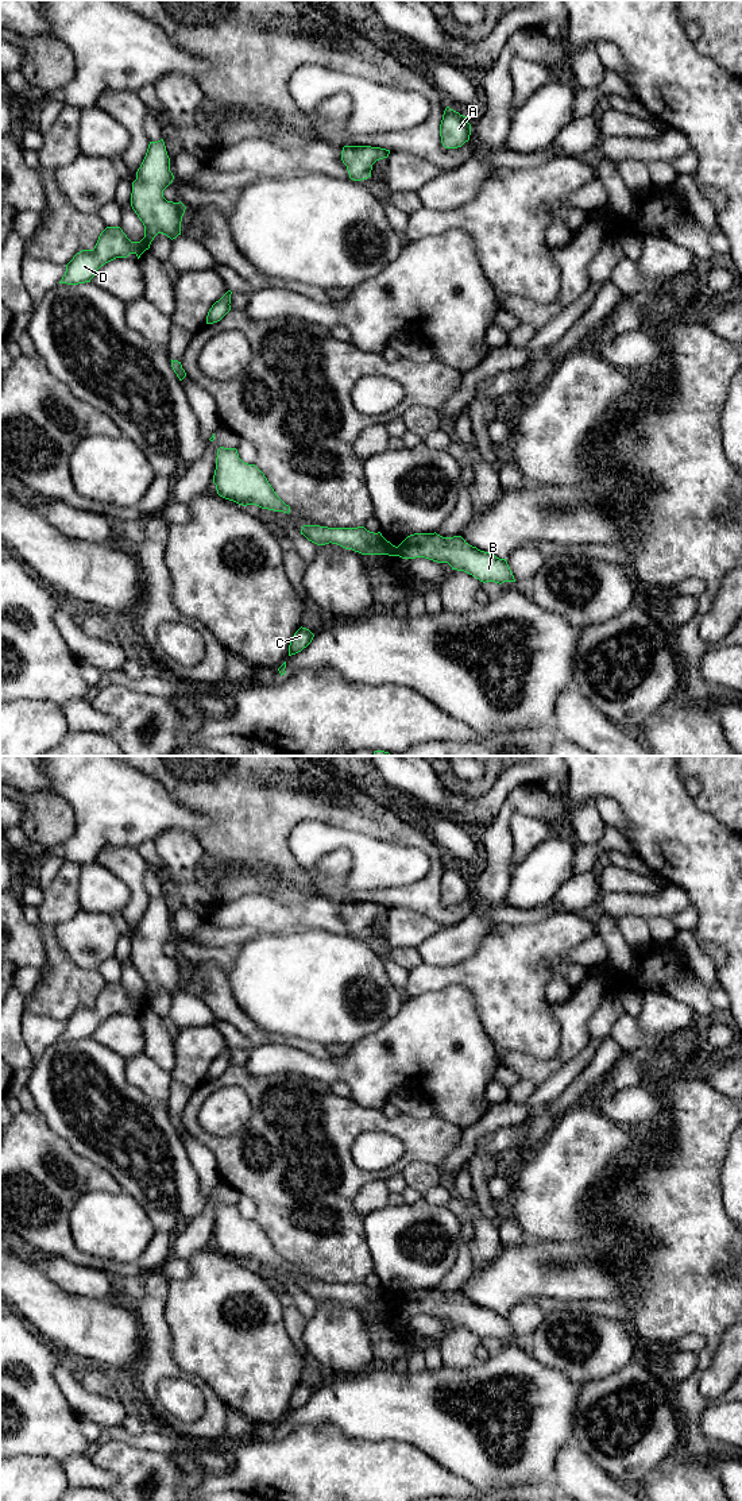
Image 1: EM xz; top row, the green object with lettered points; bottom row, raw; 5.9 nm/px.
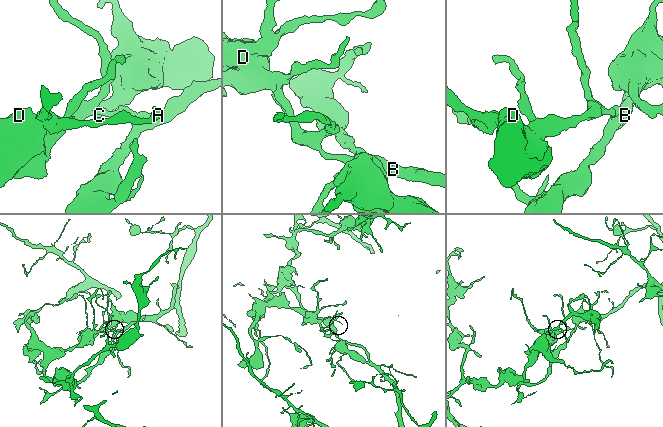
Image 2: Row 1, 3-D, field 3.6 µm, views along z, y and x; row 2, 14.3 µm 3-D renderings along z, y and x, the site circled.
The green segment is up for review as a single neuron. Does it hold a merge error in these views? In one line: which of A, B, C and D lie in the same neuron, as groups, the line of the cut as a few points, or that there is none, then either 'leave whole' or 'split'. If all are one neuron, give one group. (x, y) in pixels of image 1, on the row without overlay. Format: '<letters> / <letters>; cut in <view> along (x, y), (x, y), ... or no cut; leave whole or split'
A D / B C; cut in xz along (397, 1303), (400, 1311); split

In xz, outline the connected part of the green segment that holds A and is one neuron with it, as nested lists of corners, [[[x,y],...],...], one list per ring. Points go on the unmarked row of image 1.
[[[447,863],[440,880],[443,902],[445,904],[461,903],[465,898],[469,896],[469,891],[471,880],[468,879],[467,872],[463,872]]]

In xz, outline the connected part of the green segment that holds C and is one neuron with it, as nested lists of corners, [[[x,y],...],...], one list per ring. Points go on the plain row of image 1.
[[[299,1384],[291,1397],[290,1397],[290,1401],[289,1401],[289,1412],[291,1411],[295,1411],[298,1408],[301,1408],[304,1404],[306,1404],[312,1396],[313,1396],[314,1390],[306,1385],[306,1384]]]

